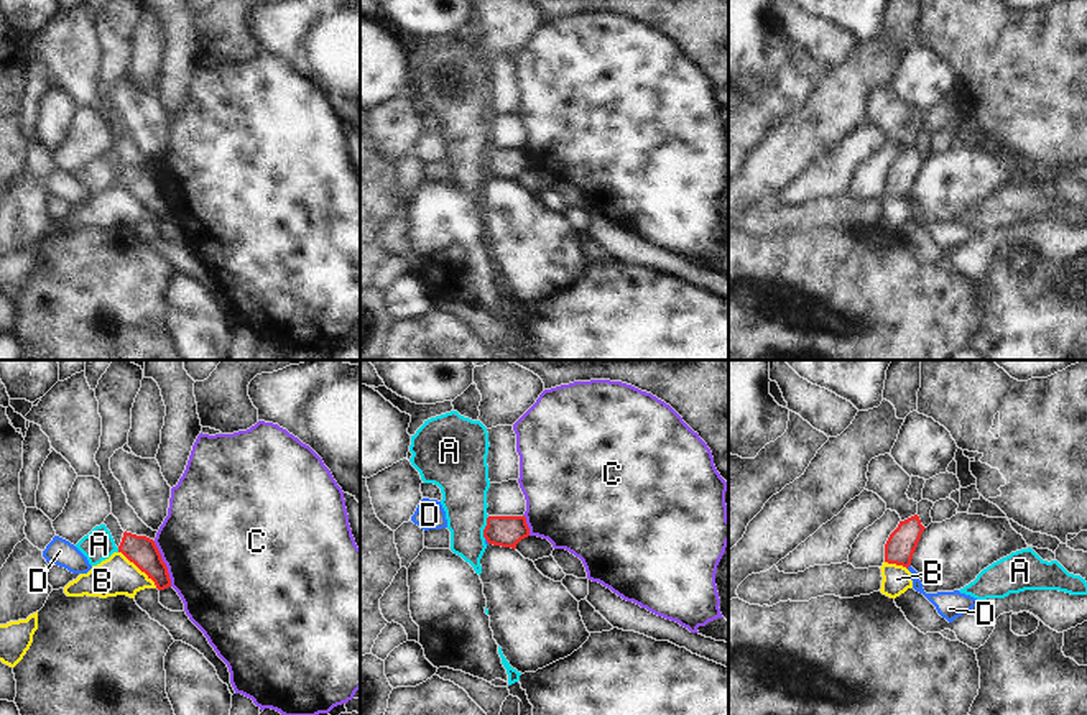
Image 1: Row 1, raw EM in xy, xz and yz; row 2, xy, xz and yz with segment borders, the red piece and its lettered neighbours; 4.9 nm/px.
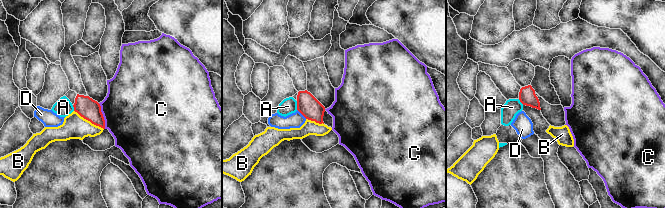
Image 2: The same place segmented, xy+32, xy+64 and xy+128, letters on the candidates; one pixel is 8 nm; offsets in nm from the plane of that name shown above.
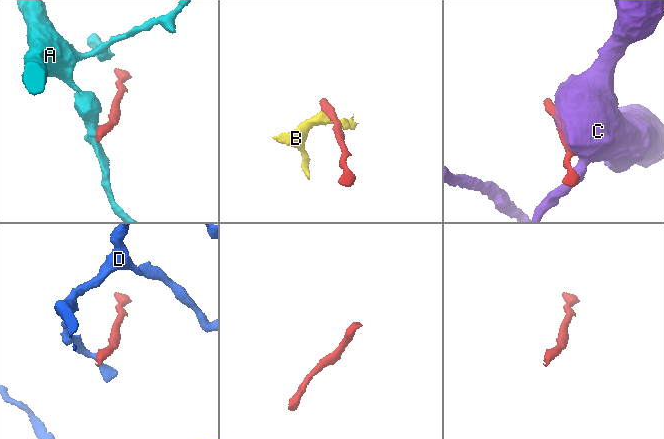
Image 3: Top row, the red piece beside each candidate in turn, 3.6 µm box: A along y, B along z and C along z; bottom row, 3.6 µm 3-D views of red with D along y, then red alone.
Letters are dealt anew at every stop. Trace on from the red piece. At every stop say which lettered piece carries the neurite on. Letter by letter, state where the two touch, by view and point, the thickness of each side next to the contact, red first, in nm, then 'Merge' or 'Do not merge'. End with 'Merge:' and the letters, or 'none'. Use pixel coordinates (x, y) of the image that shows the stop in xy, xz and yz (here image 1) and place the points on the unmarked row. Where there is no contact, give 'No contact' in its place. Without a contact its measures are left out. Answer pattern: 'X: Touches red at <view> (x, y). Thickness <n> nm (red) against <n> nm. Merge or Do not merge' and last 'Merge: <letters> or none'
A: Touches red at xz (485, 160). Thickness 160 nm (red) against 240 nm. Do not merge
B: Touches red at xy (138, 199). Thickness 150 nm (red) against 190 nm. Do not merge
C: Touches red at xy (165, 196). Thickness 150 nm (red) against 500 nm. Do not merge
D: Touches red at yz (908, 198). Thickness 140 nm (red) against 110 nm. Do not merge
Merge: none.

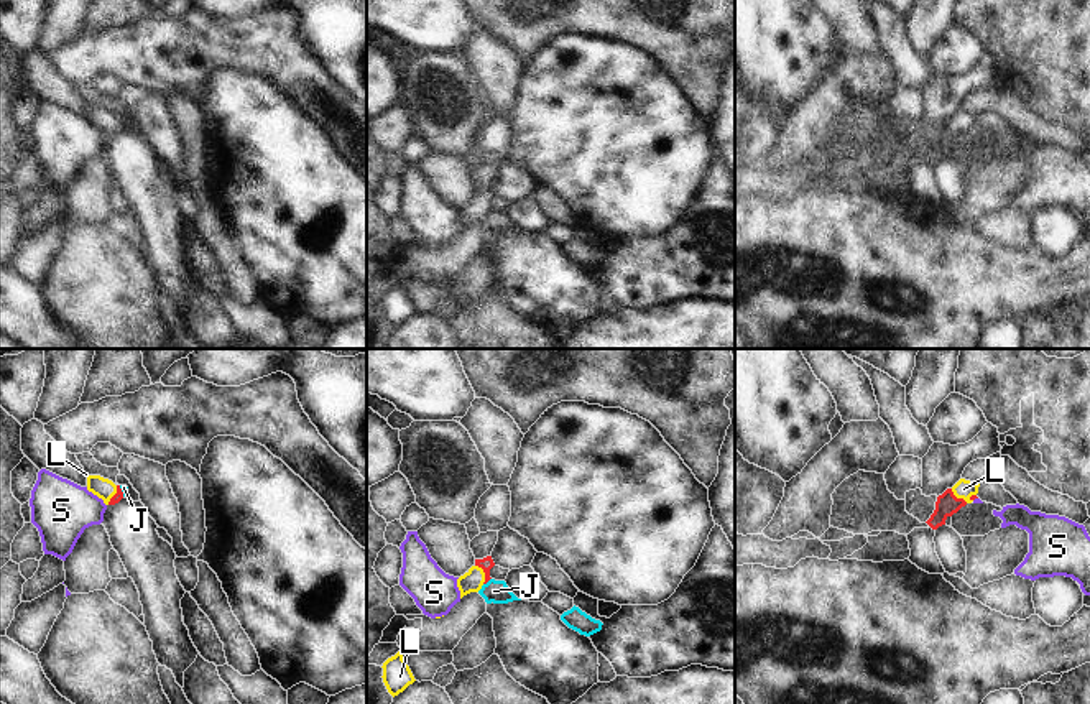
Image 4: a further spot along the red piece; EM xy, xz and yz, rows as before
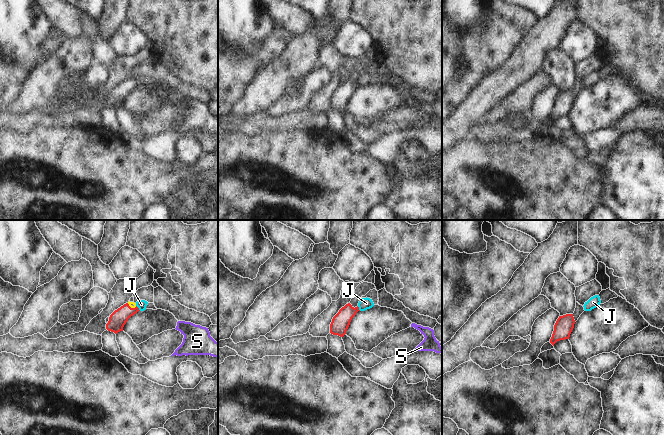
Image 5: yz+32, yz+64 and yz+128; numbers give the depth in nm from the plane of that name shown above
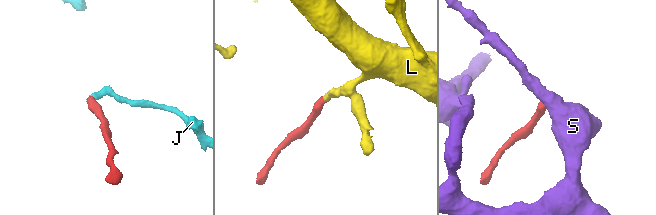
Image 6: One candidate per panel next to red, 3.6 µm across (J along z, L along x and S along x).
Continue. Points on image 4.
J: Touches red at xz (487, 213). Thickness 70 nm (red) against 110 nm. Do not merge
L: Touches red at xz (484, 203). Thickness 70 nm (red) against 110 nm. Merge
S: Touches red at yz (975, 129). Thickness 20 nm (red) against 30 nm. Do not merge
Merge: L.

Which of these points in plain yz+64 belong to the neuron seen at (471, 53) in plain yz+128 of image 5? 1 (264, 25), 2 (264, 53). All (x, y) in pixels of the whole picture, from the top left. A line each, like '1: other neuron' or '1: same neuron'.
1: other neuron
2: same neuron

